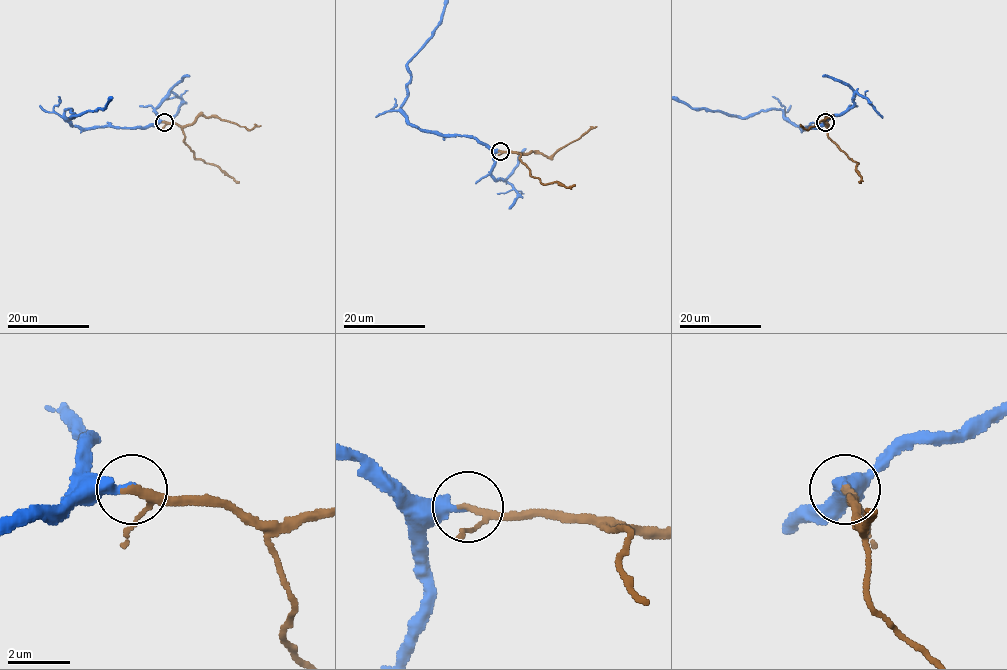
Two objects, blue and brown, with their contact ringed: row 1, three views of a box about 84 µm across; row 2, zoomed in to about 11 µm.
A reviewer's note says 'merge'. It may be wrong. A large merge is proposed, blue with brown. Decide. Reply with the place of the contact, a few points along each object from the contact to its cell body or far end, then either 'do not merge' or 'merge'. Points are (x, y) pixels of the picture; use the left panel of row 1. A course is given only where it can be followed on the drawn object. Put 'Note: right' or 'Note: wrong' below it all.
at (164, 122); brown runs (163, 121), (177, 123), (181, 127), (184, 142), (196, 159), (218, 167), (238, 182); merge
Note: right

